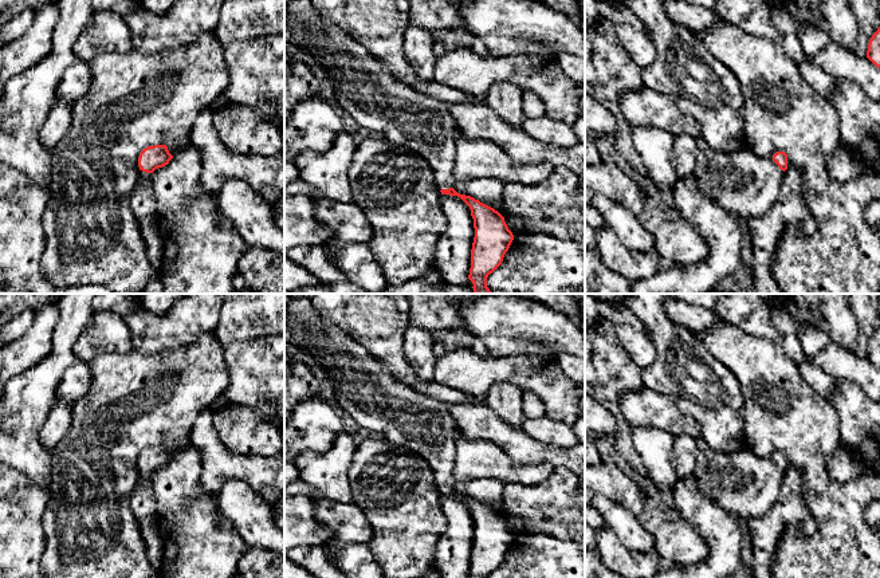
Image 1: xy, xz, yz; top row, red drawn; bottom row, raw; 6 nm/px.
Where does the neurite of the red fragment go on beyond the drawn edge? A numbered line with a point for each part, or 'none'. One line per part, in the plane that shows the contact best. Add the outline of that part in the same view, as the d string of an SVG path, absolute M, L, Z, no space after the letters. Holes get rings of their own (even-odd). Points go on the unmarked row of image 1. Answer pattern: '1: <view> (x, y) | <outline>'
1: yz (743, 483) | M702 437L692 476L719 507L745 520L766 515L779 498L785 472L750 449L734 453L714 451Z

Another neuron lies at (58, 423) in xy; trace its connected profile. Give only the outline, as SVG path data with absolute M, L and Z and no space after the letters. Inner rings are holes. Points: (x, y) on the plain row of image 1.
M55 402L51 408L40 432L40 443L50 452L66 437L71 429L72 405Z

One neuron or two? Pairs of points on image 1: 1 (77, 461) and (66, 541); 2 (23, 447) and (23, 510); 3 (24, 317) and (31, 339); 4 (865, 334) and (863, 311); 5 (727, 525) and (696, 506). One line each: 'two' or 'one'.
1: one
2: two
3: two
4: one
5: one

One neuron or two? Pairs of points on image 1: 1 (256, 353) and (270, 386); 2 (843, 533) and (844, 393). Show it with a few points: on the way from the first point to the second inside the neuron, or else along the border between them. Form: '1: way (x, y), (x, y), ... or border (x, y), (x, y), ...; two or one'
1: way (262, 361), (270, 378); one
2: border (835, 411), (839, 419), (839, 437), (841, 441); two

